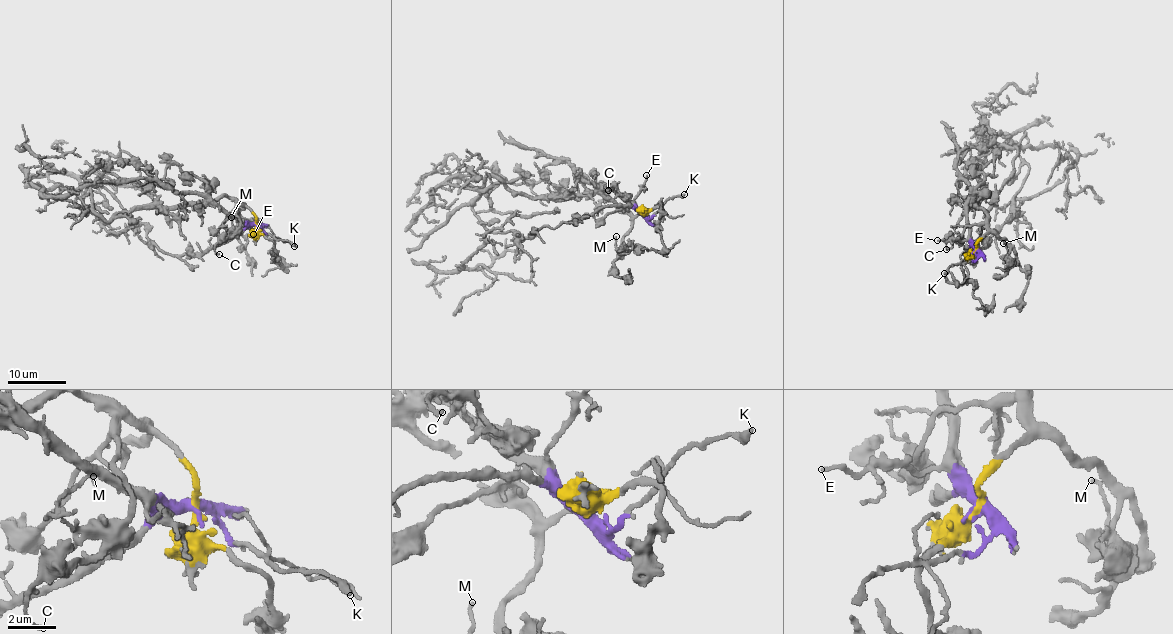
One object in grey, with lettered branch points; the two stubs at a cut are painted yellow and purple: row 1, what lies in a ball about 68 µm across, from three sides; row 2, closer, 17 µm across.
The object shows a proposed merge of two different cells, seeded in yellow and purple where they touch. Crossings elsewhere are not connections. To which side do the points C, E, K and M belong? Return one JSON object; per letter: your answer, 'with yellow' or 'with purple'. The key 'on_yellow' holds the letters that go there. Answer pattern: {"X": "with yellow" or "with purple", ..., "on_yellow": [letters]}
{"C": "with yellow", "E": "with purple", "K": "with purple", "M": "with yellow", "on_yellow": ["C", "M"]}

